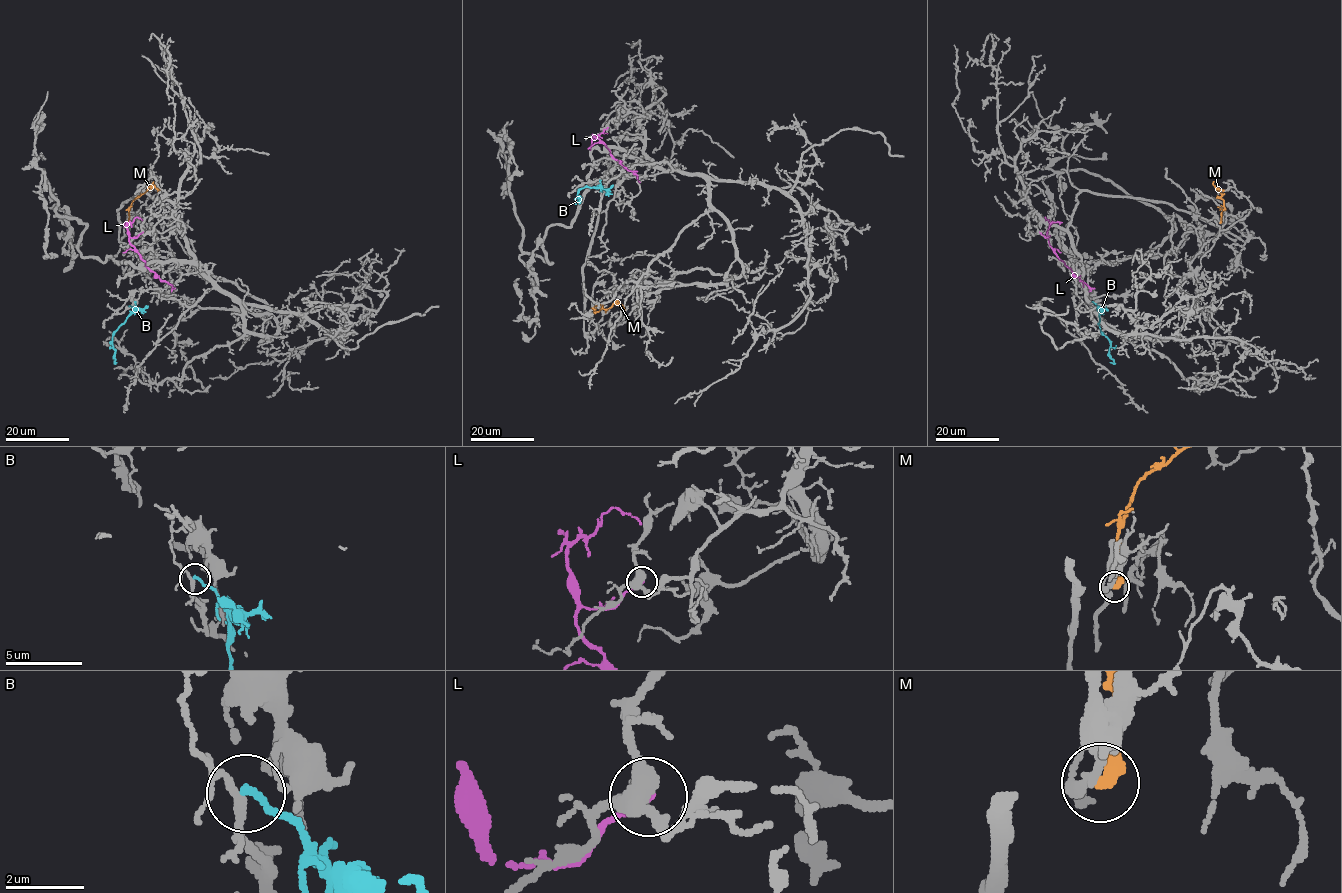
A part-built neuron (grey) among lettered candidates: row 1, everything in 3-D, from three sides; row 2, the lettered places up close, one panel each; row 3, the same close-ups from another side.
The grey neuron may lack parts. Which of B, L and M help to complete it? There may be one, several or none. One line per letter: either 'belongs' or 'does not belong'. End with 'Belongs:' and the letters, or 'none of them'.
B: belongs
L: does not belong
M: does not belong
Belongs: B

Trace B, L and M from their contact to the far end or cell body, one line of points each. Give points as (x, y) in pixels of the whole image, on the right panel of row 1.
B: (1092, 302), (1099, 311), (1100, 330), (1110, 343), (1109, 355), (1113, 362), (1109, 362)
L: (1039, 232), (1047, 237), (1065, 265), (1094, 288)
M: (1220, 222), (1223, 202), (1221, 193), (1215, 186), (1223, 191)

